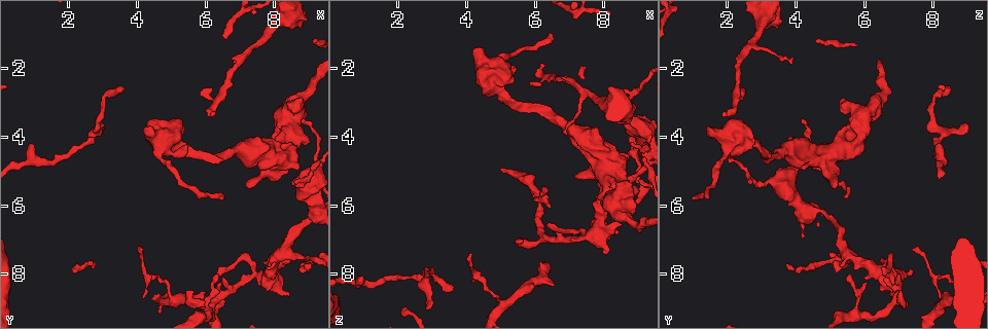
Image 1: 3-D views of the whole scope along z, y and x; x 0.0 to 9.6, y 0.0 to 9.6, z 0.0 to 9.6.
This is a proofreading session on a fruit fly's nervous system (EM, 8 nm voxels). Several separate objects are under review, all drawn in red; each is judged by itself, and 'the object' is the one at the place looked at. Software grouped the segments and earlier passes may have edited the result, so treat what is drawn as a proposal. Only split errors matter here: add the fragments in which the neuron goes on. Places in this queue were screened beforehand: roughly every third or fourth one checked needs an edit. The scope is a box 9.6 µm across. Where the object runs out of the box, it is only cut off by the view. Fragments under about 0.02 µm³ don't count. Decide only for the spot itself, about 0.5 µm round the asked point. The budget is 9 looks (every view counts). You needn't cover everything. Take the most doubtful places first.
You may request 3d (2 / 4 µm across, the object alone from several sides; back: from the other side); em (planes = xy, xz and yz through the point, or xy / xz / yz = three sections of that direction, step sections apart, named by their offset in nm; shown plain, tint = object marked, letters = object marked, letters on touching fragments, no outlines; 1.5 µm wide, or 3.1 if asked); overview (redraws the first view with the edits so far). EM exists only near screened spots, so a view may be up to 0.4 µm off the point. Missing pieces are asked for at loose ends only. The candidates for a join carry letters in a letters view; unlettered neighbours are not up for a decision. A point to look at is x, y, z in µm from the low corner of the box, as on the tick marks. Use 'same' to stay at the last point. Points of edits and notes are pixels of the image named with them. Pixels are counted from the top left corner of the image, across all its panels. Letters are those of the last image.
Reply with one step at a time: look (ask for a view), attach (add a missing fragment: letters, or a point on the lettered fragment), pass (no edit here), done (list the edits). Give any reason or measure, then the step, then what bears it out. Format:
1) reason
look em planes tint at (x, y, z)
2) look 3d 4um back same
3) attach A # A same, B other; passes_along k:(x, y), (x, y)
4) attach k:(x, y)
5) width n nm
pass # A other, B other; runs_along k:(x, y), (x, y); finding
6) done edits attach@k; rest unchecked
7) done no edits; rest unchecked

branch stops here
look 3d 4um at (3.60, 2.60, 8.40)

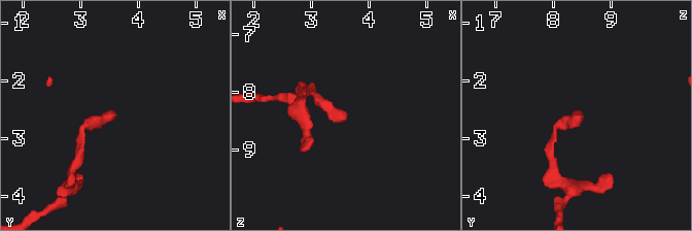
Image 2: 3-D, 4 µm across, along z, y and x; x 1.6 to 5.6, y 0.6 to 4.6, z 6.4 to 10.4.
look em planes plain at (3.65, 2.60, 8.40)

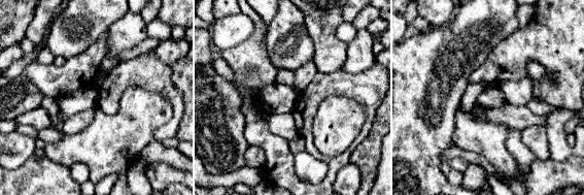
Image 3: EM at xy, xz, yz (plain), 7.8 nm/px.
see the neighbours
look em planes letters same

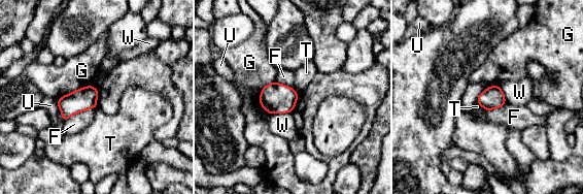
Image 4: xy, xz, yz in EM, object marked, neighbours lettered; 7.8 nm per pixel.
pass # F other, G other, T other, U other, W other; border 4:(275, 82), (260, 96), (271, 114); no lettered fragment goes on from it

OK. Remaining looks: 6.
free end
look em planes plain at (8.80, 3.60, 4.15)

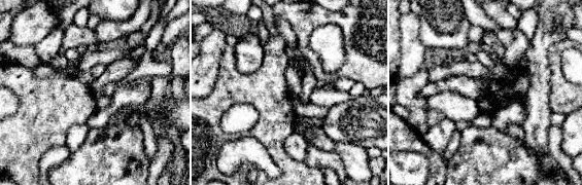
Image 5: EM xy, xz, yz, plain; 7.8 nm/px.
see the neighbours
look em planes letters same

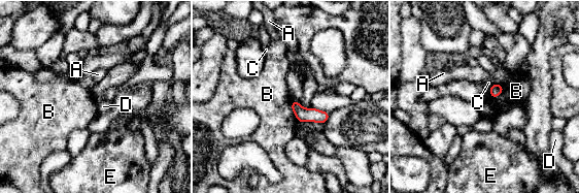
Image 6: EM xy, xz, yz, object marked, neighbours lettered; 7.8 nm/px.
longest_contact B 170 nm
pass # A other, B other, C other, D other, E other; border 6:(291, 101), (291, 107), (299, 121); no lettered fragment goes on from it

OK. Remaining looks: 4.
thick end
look 3d 4um at (8.40, 8.60, 6.75)

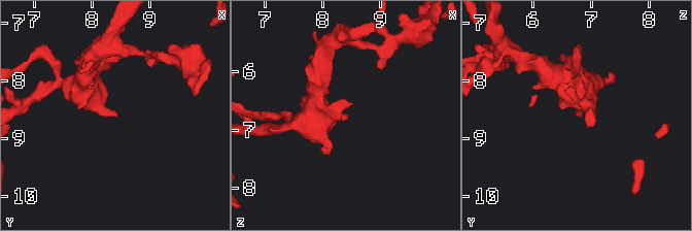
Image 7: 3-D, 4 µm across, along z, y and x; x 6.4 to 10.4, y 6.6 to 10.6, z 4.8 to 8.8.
look em xy step 8 letters at (8.45, 8.60, 6.75)

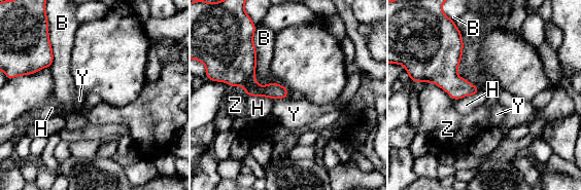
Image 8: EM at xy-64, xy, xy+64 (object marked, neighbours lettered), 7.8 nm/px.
attach Y # B other, H other, Y same, Z other; passes_along 8:(273, 90), (279, 97), (294, 114); it goes on there

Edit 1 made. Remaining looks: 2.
done edits attach@8; rest unchecked

